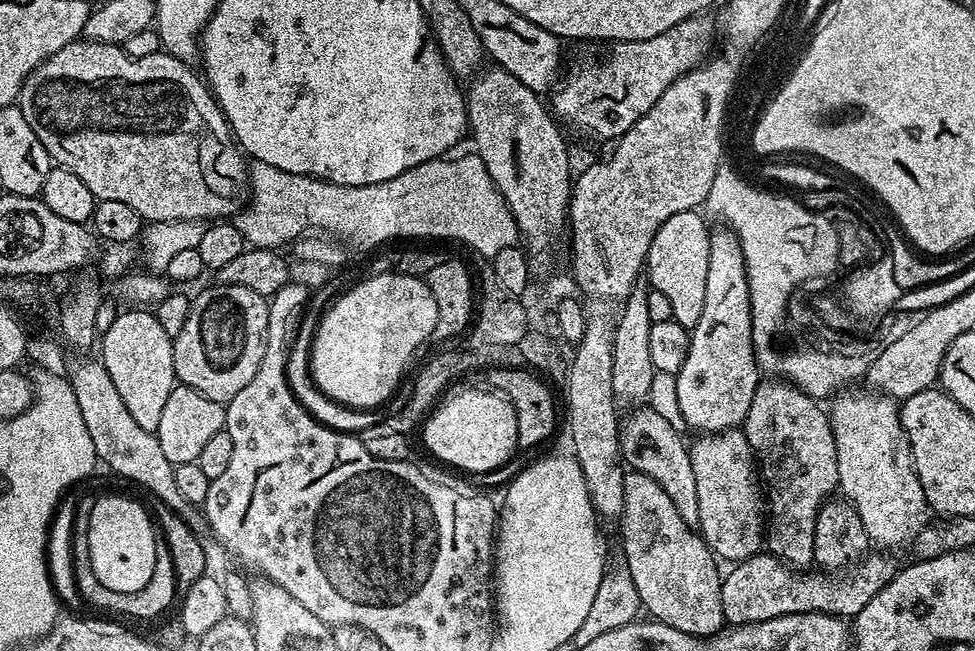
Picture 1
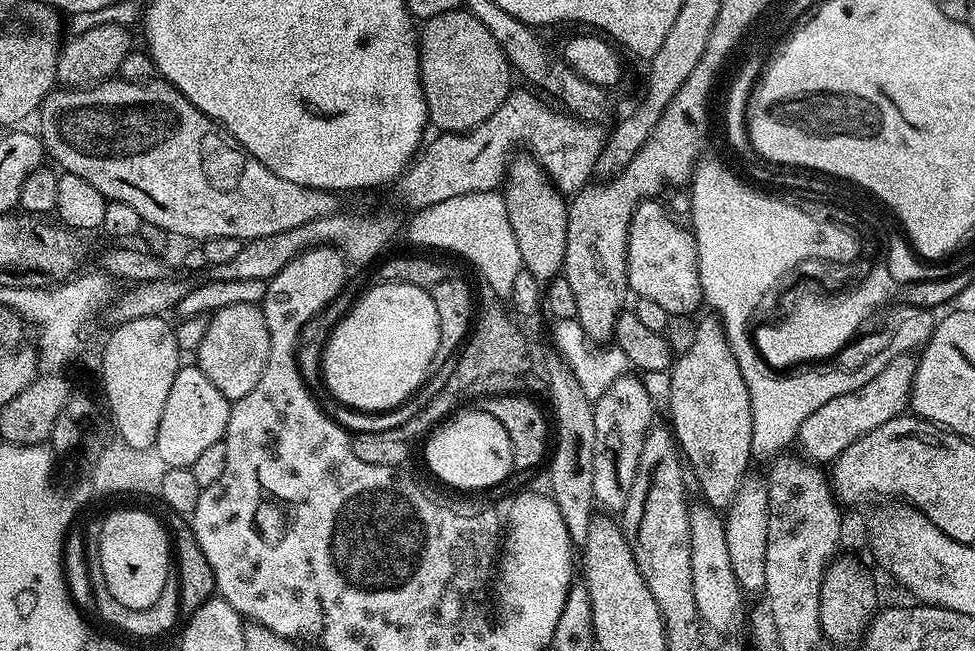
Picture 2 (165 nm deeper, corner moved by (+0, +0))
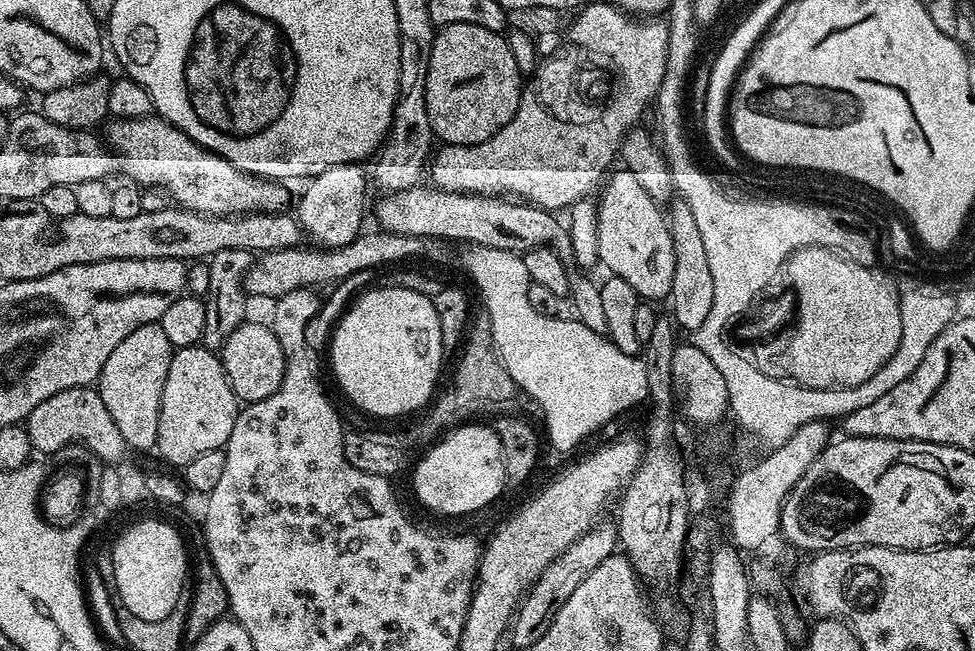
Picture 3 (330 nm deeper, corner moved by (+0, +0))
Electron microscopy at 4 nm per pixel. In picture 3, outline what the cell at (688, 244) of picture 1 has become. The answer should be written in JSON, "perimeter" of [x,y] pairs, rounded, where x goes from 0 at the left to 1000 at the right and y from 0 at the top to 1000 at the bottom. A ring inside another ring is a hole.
{"perimeter":[[[643,261],[630,264],[618,278],[619,296],[613,301],[611,316],[615,406],[624,410],[627,422],[642,427],[642,433],[650,439],[653,455],[662,462],[681,461],[688,452],[691,429],[691,372],[682,321],[663,295],[650,266]]]}

